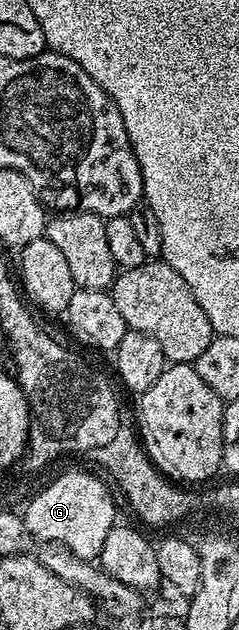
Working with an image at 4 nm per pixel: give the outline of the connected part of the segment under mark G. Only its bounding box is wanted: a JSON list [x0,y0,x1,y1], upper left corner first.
[23,471,118,560]

